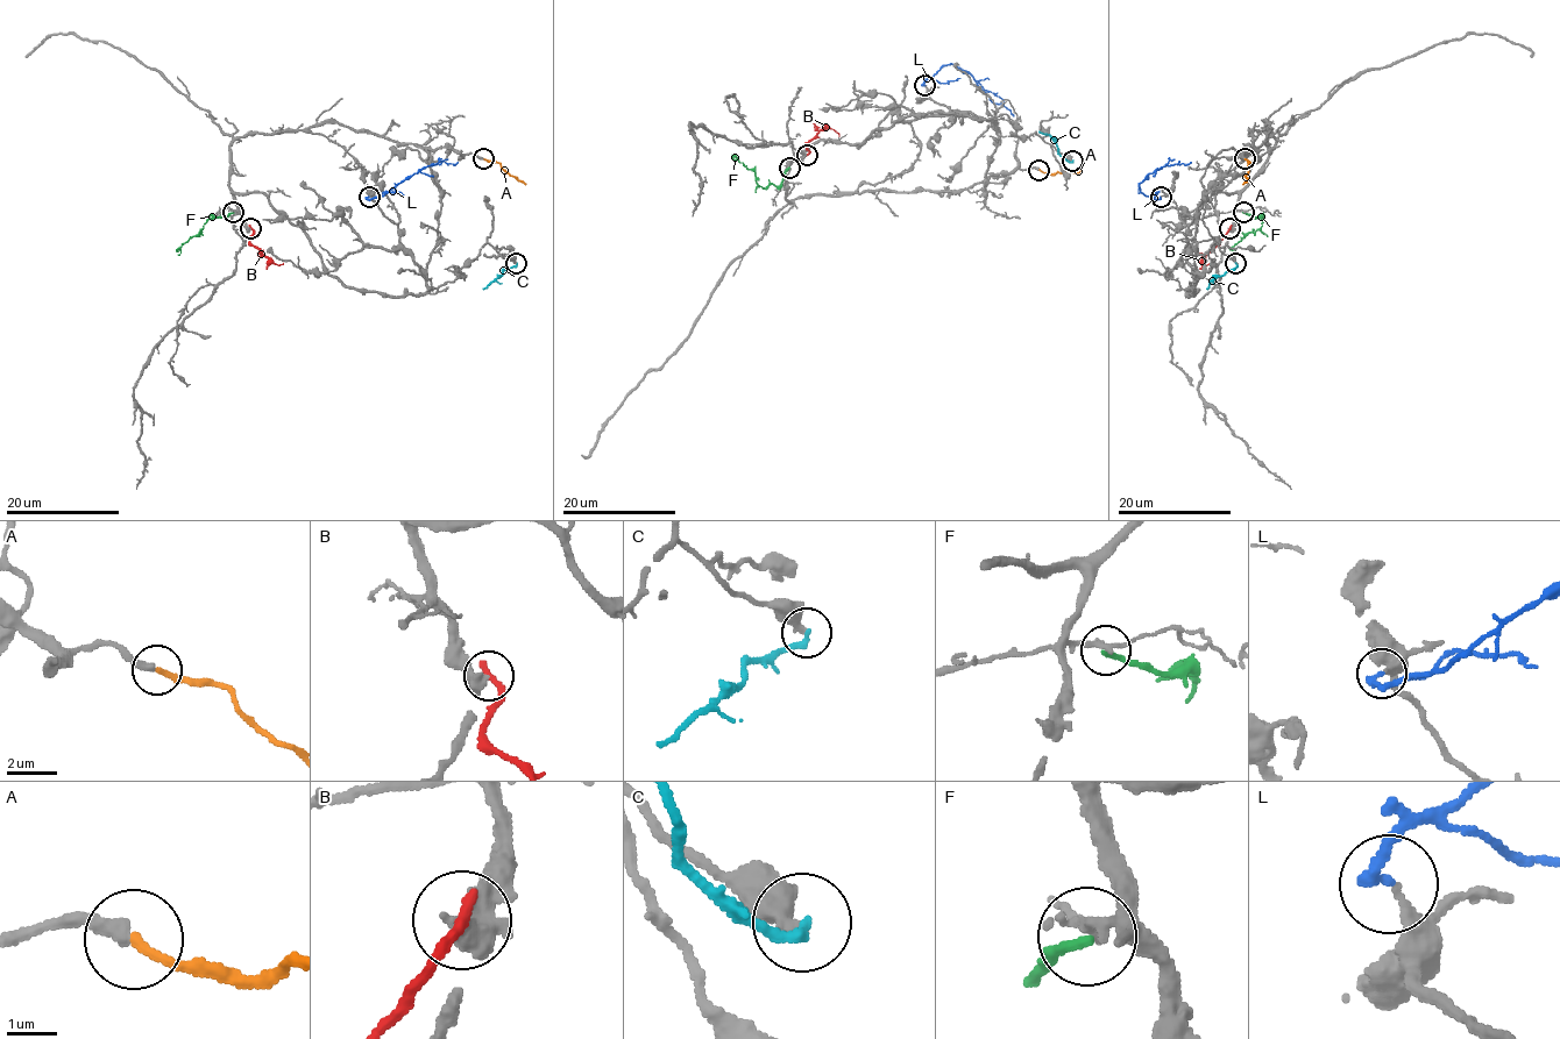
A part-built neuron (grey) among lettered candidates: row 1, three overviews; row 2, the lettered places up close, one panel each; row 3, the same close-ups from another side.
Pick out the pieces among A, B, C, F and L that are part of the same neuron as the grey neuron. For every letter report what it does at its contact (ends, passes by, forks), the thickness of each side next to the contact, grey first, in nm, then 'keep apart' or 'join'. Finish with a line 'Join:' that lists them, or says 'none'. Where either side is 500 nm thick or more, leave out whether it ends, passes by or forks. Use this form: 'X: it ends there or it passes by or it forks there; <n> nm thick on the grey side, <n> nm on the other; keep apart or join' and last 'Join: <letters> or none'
A: it ends there; 320 nm thick on the grey side, 200 nm on the other; join
B: 550 nm thick on the grey side, 280 nm on the other; keep apart
C: it ends there; 360 nm thick on the grey side, 240 nm on the other; keep apart
F: it ends there; 160 nm thick on the grey side, 220 nm on the other; keep apart
L: it ends there; 190 nm thick on the grey side, 240 nm on the other; keep apart
Join: A

